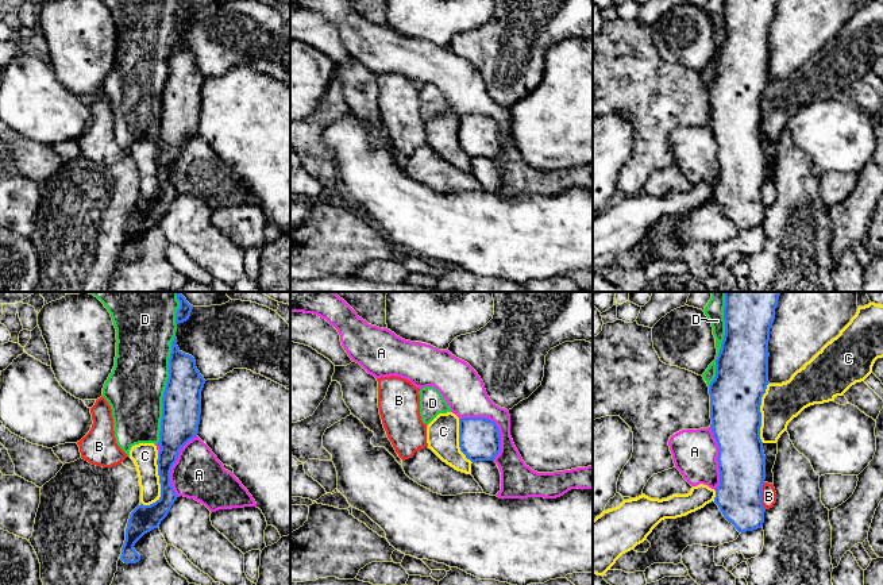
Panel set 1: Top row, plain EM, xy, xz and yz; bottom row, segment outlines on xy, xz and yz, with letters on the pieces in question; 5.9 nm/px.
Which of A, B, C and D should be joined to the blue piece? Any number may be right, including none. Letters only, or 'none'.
none

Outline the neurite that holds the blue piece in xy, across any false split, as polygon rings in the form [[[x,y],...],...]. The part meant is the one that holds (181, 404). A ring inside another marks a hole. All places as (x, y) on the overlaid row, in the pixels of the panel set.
[[[177,338],[171,342],[171,353],[169,358],[169,378],[162,397],[162,419],[159,431],[159,453],[158,453],[158,476],[161,484],[161,497],[150,504],[142,503],[131,512],[127,528],[126,540],[122,547],[120,559],[124,563],[136,563],[140,555],[135,551],[135,543],[147,532],[158,528],[161,522],[167,516],[171,505],[177,500],[177,494],[170,485],[170,472],[177,462],[180,450],[198,434],[200,415],[201,415],[201,390],[205,380],[196,367],[196,361],[192,355],[182,353],[177,346]]]

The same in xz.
[[[486,417],[459,419],[459,447],[471,462],[494,461],[501,451],[498,426]]]

